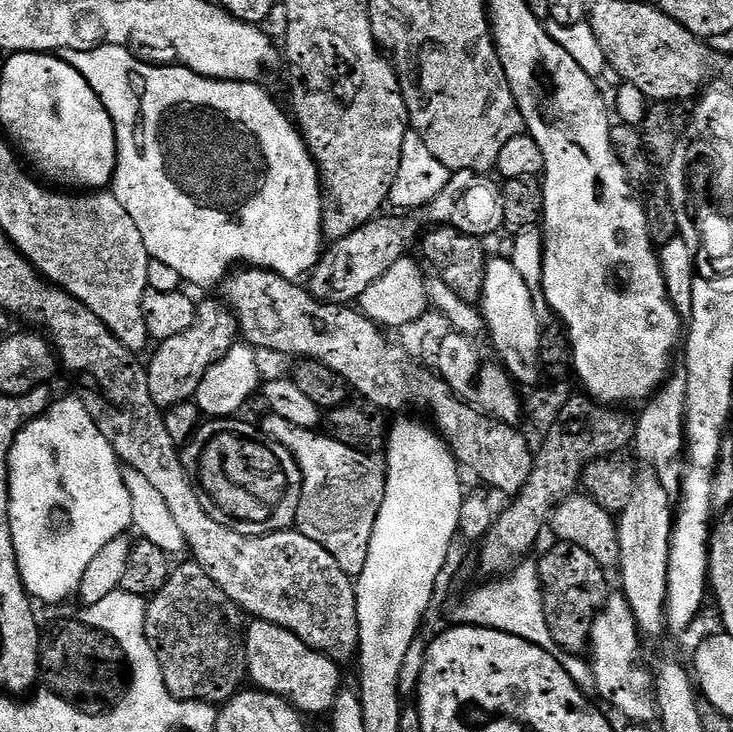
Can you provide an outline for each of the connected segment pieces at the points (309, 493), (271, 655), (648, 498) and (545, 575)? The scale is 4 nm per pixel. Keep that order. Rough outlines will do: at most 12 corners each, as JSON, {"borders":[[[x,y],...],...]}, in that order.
{"borders":[[[271,414],[304,479],[295,531],[360,576],[386,494],[369,453]],[[277,624],[246,628],[248,676],[331,713],[341,665]],[[641,475],[618,514],[622,594],[665,631],[674,500]],[[553,543],[538,560],[557,648],[589,647],[610,595],[582,546]]]}

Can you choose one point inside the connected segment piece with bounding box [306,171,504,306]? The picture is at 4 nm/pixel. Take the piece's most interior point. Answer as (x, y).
(471, 202)

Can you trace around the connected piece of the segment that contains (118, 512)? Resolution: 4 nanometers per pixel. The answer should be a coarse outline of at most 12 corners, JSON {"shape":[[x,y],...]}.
{"shape":[[75,395],[18,434],[8,513],[33,601],[75,597],[132,528]]}

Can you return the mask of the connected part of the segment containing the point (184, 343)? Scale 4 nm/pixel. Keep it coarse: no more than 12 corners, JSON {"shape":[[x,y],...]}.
{"shape":[[219,299],[159,341],[147,361],[150,398],[193,399],[210,366],[238,343]]}

